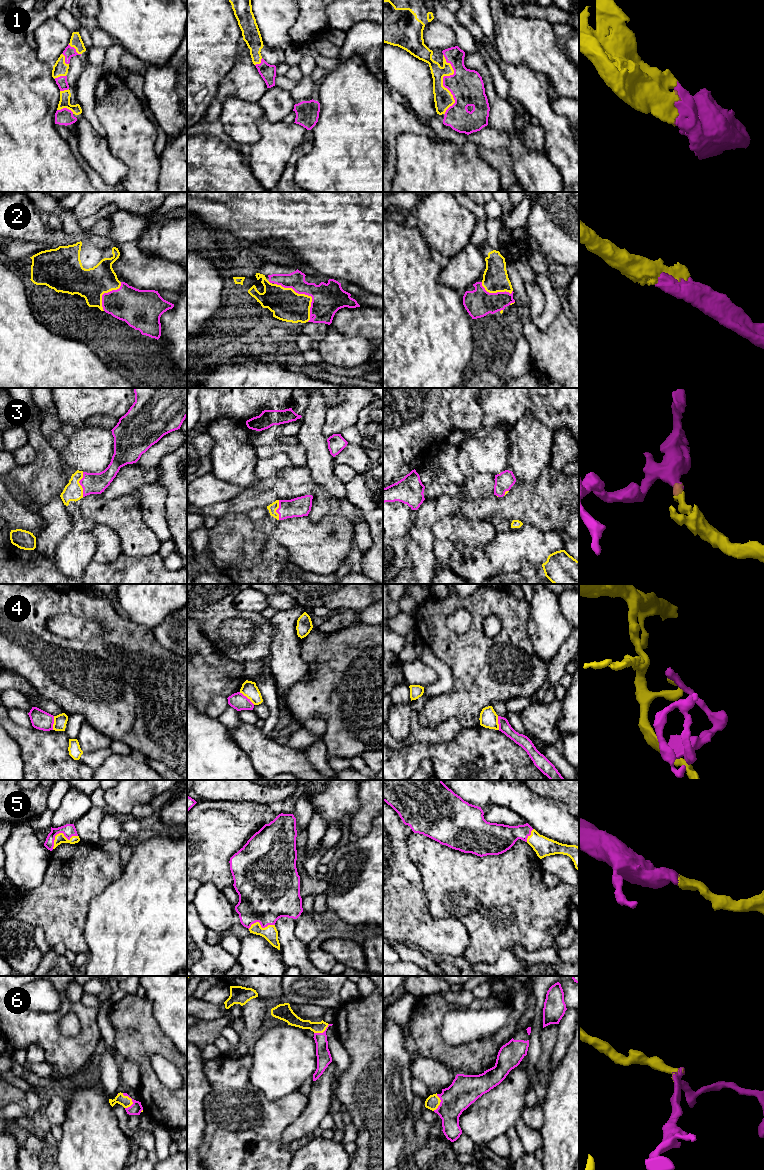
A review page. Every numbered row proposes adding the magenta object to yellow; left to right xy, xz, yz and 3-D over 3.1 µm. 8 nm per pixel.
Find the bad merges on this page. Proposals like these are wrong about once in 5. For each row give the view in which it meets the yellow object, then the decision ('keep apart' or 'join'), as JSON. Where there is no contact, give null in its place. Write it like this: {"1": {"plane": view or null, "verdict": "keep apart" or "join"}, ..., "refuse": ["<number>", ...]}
{"1": {"plane": "yz", "verdict": "join"}, "2": {"plane": "xz", "verdict": "join"}, "3": {"plane": "xy", "verdict": "join"}, "4": {"plane": "xz", "verdict": "keep apart"}, "5": {"plane": "xy", "verdict": "join"}, "6": {"plane": "xy", "verdict": "join"}, "refuse": ["4"]}

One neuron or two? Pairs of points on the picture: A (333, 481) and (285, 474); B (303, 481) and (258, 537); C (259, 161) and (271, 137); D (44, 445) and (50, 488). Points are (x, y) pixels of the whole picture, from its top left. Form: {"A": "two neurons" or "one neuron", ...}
{"A": "two neurons", "B": "two neurons", "C": "one neuron", "D": "one neuron"}

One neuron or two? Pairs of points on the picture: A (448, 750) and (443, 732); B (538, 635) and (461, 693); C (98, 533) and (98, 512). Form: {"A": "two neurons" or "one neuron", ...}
{"A": "two neurons", "B": "two neurons", "C": "two neurons"}

